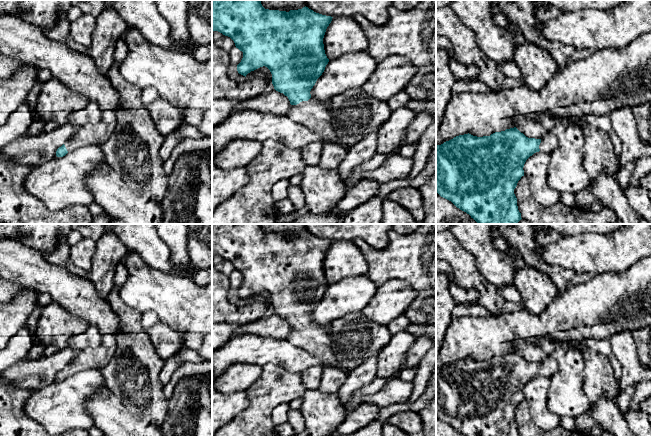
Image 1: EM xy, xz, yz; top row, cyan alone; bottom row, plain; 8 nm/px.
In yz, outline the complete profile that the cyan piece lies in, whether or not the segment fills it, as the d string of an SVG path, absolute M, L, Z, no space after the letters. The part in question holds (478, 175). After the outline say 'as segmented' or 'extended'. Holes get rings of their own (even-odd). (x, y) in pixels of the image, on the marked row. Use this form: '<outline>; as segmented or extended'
M516 127L495 132L490 136L477 137L469 133L456 136L441 145L436 145L436 192L469 214L478 224L518 224L522 218L514 189L524 176L524 164L541 149L550 154L556 146L557 139L551 131L543 138L535 139L526 137Z; extended

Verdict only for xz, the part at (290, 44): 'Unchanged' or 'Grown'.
Grown

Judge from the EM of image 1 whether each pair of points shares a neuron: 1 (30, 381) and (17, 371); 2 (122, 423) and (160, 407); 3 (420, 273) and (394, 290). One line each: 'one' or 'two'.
1: one
2: two
3: two

